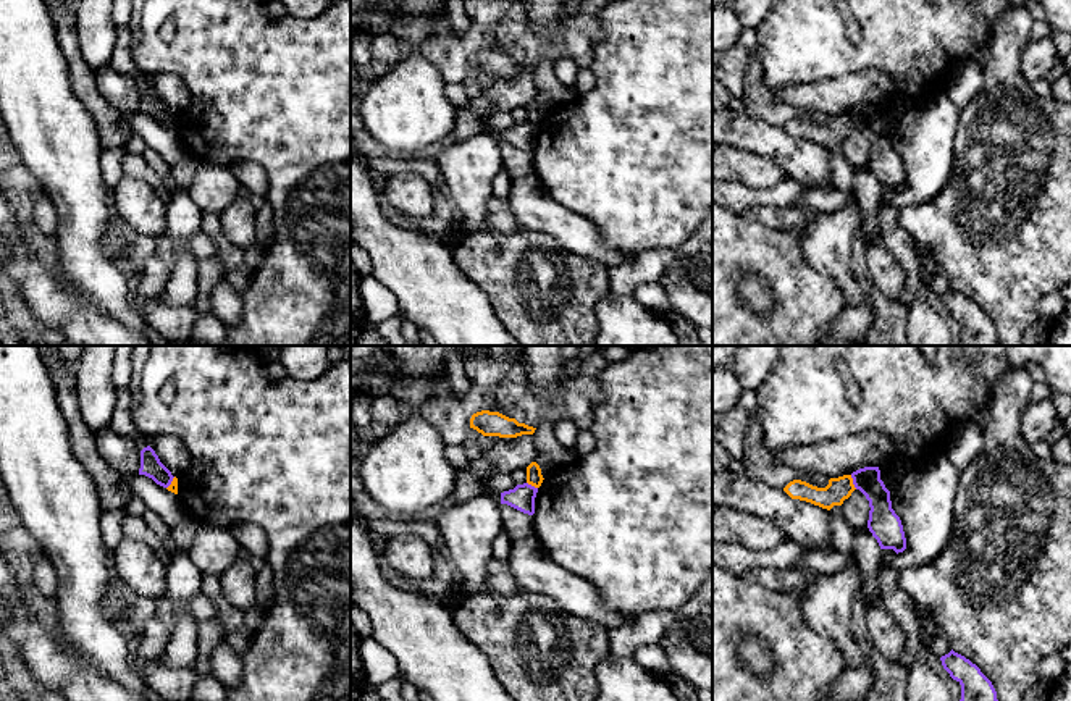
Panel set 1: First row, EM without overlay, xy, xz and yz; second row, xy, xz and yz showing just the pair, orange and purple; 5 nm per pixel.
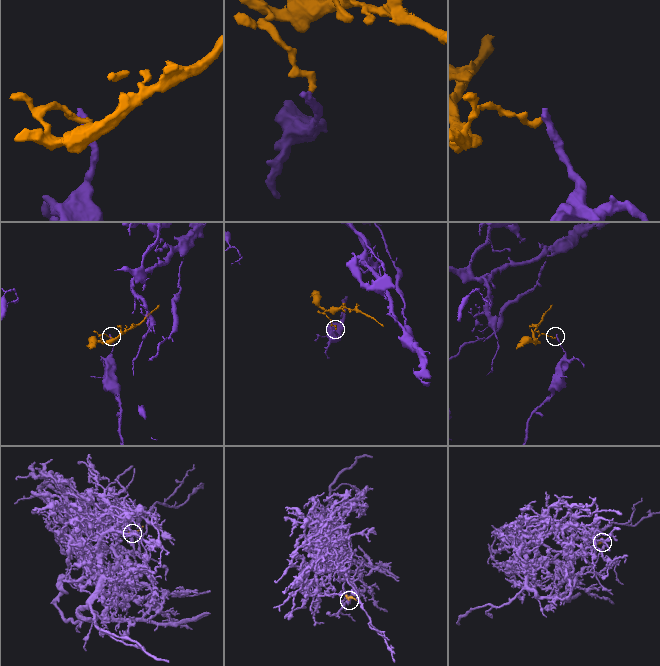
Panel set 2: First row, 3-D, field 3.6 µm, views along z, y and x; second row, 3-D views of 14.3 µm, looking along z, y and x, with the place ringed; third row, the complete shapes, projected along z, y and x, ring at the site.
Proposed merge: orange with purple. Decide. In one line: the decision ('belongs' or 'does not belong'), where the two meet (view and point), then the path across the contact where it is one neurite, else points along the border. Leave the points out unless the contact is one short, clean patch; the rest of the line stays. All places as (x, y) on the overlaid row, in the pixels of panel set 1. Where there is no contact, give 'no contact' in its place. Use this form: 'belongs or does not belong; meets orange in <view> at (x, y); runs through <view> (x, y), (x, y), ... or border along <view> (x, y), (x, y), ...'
does not belong; meets orange in yz at (852, 482); border along yz (850, 475), (856, 488)

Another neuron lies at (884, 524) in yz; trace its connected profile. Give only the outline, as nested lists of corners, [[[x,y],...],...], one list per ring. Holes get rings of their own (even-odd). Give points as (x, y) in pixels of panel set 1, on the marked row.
[[[864,467],[851,473],[853,485],[869,501],[867,528],[880,549],[893,549],[897,554],[906,549],[906,538],[900,517],[892,509],[890,491],[880,480],[879,467]]]

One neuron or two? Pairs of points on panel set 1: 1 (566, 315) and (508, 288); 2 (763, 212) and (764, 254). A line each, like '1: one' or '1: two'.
1: one
2: two

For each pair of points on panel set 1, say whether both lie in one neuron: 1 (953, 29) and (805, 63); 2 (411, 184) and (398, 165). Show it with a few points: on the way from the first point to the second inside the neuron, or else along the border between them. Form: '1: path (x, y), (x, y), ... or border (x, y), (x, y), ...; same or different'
1: path (916, 31), (879, 31), (858, 52), (842, 52); same
2: border (385, 176), (417, 173), (435, 191); different

